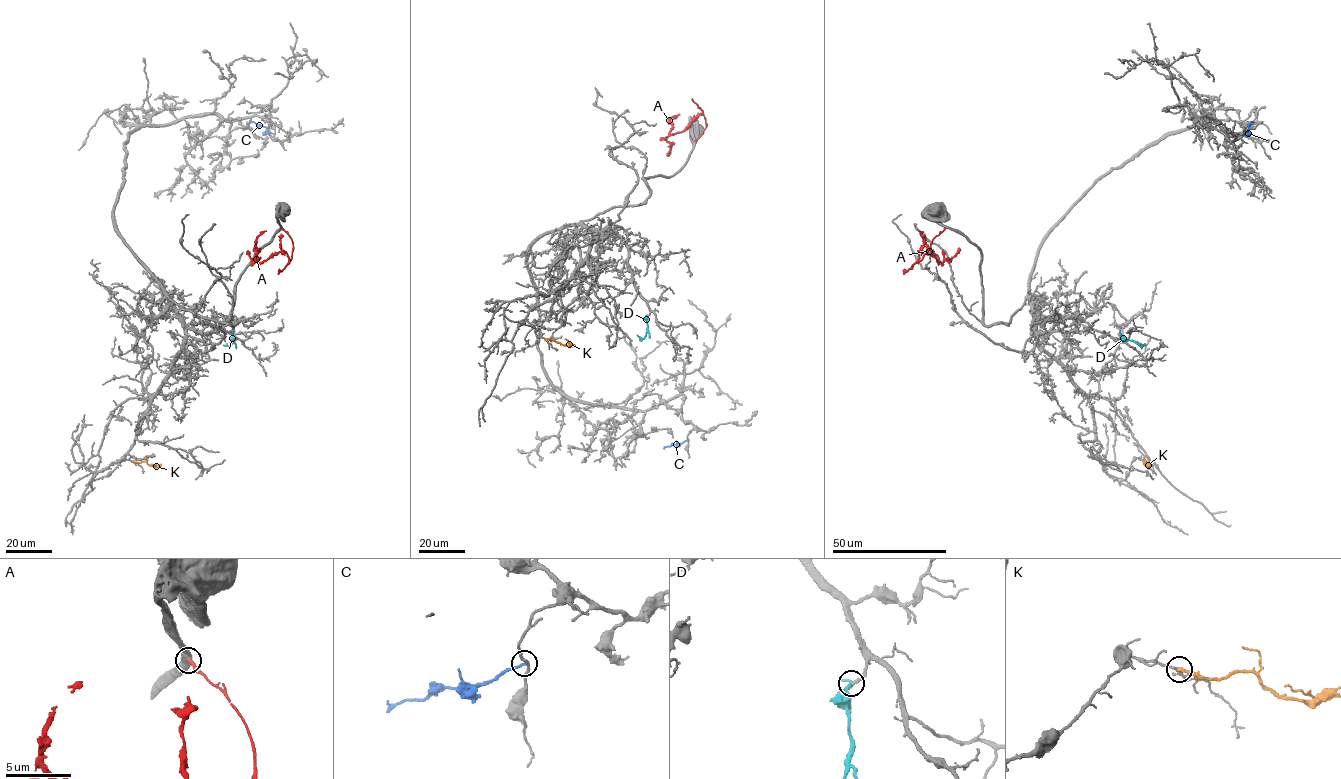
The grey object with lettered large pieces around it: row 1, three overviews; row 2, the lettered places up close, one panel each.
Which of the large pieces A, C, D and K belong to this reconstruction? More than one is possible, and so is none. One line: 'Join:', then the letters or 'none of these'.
Join: D

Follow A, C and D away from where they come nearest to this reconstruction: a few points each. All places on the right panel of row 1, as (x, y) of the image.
A: (945, 227), (920, 260), (919, 253), (933, 254), (938, 263), (938, 256), (926, 246), (918, 231)
C: (1244, 134), (1253, 121)
D: (1120, 338), (1139, 345)

